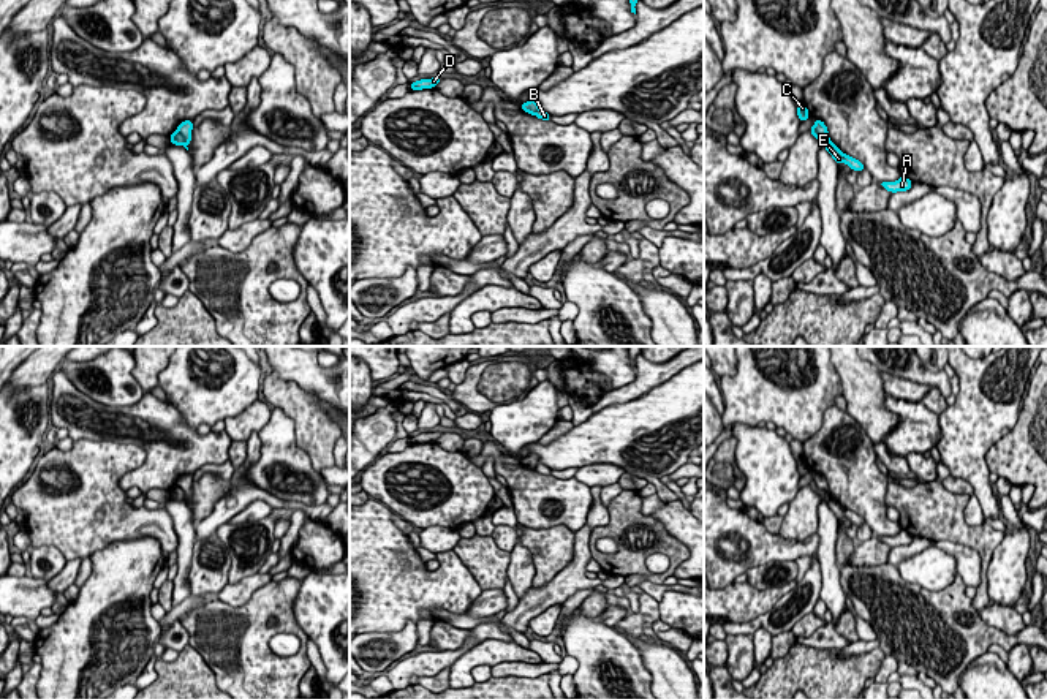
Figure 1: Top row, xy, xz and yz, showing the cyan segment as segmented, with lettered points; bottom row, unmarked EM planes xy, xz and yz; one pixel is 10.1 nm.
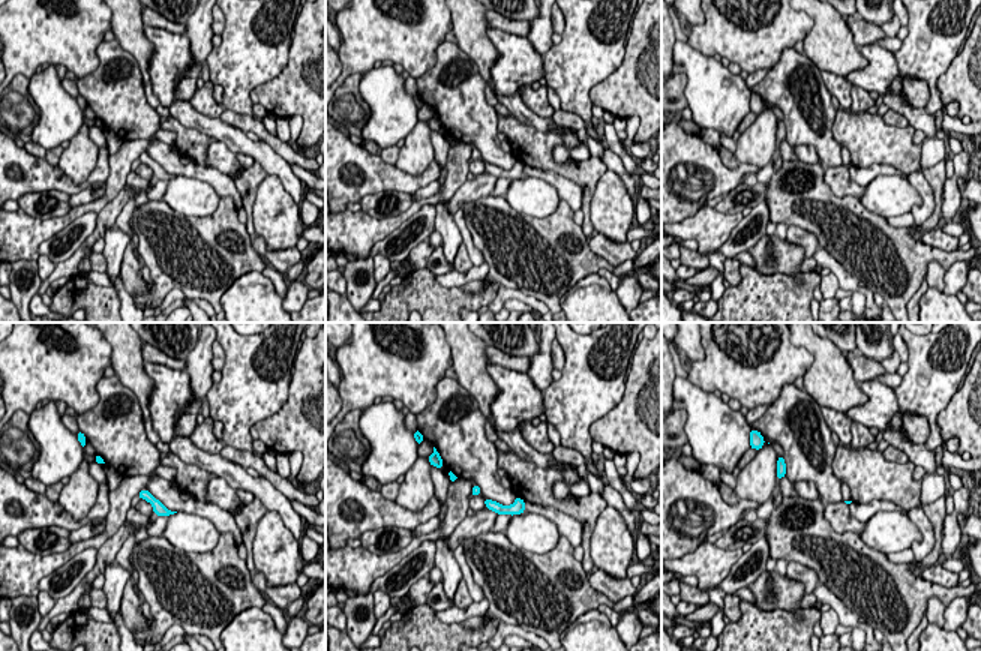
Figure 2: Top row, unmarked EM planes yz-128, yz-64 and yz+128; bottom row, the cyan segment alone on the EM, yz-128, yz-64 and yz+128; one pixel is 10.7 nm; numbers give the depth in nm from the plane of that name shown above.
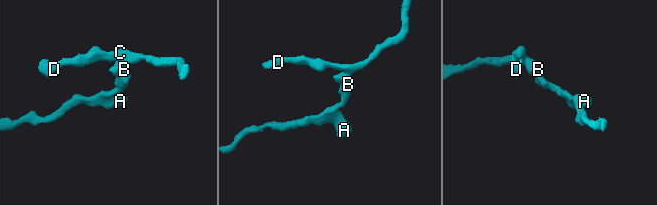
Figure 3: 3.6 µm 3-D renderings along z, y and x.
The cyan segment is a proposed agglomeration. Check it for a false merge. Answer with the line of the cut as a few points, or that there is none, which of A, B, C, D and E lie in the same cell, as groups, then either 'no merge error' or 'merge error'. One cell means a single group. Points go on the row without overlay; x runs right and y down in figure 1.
xy (176, 484), (182, 491), (184, 498) | A B E / C D | merge error

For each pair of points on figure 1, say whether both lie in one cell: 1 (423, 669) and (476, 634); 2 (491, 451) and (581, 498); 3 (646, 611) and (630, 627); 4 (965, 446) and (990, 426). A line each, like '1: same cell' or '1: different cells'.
1: same cell
2: same cell
3: same cell
4: same cell

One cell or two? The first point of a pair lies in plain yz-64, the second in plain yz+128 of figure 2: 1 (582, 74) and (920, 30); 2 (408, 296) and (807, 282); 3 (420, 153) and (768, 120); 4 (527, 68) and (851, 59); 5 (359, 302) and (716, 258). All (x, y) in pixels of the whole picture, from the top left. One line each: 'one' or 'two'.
1: one
2: one
3: one
4: two
5: two

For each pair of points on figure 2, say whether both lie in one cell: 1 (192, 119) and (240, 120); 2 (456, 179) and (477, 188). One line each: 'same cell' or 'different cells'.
1: different cells
2: different cells

